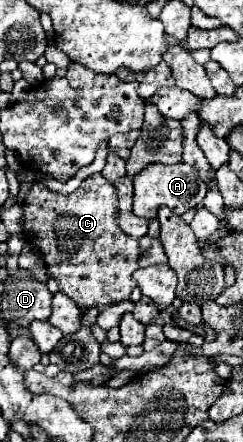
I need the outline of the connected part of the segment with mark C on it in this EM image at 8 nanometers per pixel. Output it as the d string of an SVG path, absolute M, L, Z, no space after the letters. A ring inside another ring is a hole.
M103 175L87 177L77 191L71 195L61 195L49 191L43 183L33 183L25 201L23 201L23 237L27 243L33 243L35 247L47 247L43 249L43 257L47 259L47 269L55 275L61 293L71 297L79 307L83 309L105 309L107 305L119 303L123 299L129 299L133 291L133 279L131 275L139 267L139 241L133 237L127 237L117 227L117 195L113 185L107 183ZM49 251L55 251L55 257L47 255Z

